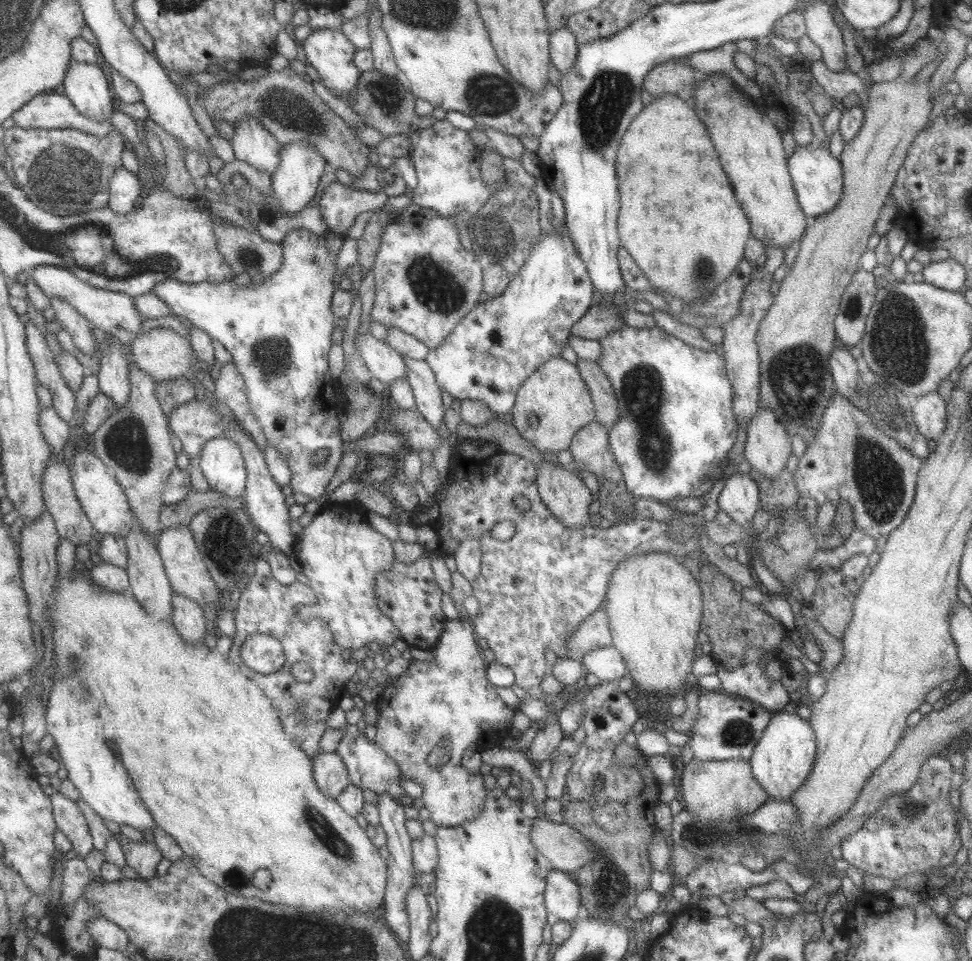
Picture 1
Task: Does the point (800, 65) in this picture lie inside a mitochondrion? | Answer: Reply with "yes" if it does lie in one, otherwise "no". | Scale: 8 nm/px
no

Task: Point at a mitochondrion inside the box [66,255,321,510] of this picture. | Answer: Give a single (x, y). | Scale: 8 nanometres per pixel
(131, 451)

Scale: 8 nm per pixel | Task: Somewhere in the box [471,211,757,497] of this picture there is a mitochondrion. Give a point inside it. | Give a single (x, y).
(642, 386)

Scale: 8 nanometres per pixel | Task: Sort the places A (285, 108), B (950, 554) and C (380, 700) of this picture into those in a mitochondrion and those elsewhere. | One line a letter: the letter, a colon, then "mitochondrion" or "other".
A: mitochondrion
B: other
C: other

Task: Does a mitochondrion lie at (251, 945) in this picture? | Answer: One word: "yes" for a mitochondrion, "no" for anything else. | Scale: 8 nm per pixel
yes

